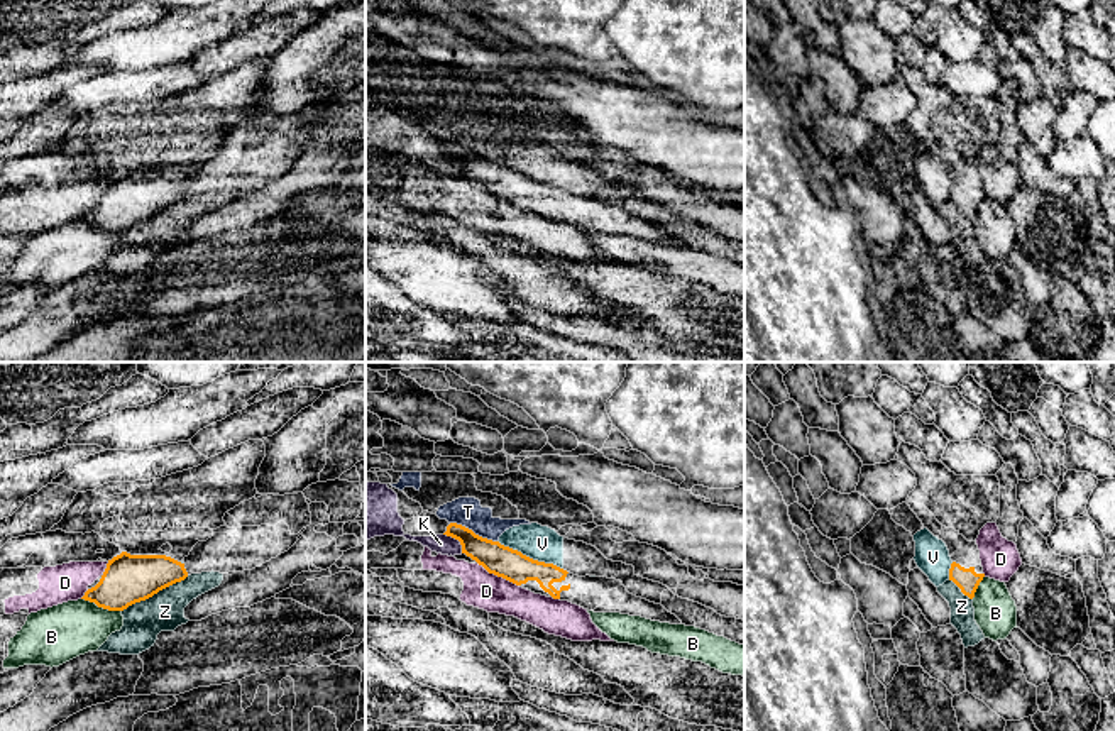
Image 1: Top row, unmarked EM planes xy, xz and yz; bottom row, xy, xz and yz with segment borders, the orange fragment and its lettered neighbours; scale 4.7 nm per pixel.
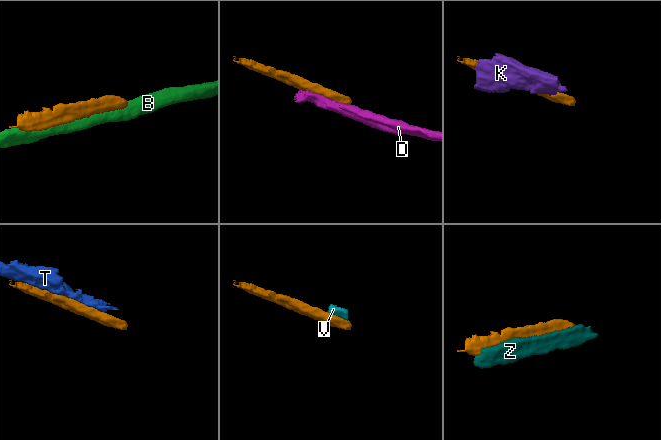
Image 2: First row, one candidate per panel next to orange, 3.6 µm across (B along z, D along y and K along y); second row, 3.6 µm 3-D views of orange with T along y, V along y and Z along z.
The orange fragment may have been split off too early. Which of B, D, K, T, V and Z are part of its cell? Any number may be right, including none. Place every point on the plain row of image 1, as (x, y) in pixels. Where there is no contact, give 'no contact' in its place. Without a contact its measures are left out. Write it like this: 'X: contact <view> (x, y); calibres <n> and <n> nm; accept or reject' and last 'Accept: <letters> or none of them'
B: contact xy (102, 227); calibres 240 and 260 nm; reject
D: contact xz (498, 197); calibres 150 and 180 nm; reject
K: contact xz (457, 159); calibres 150 and 90 nm; reject
T: contact xz (472, 153); calibres 150 and 140 nm; reject
V: contact xz (528, 178); calibres 150 and 170 nm; reject
Z: contact xy (154, 214); calibres 240 and 190 nm; reject
Accept: none of them

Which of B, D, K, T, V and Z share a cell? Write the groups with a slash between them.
B / D / K / T V / Z

